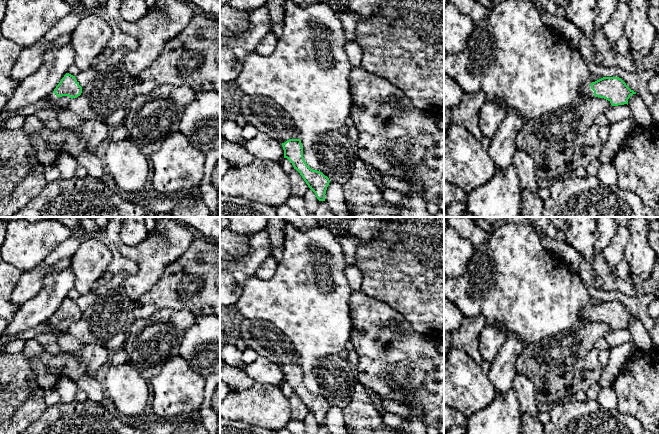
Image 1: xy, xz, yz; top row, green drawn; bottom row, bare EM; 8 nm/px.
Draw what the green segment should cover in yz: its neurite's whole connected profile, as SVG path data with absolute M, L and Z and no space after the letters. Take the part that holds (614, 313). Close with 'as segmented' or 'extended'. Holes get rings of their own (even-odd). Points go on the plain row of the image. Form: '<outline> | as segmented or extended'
M603 301L591 308L583 308L578 321L600 321L608 324L612 330L628 329L628 323L636 318L619 301Z | extended

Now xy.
M66 297L54 315L48 319L49 325L53 329L52 334L57 336L60 332L67 330L73 322L80 320L81 317L82 311L75 300Z | extended

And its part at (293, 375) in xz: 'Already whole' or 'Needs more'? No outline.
Needs more

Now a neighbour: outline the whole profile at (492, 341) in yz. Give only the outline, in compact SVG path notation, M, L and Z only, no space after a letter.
M487 324L480 333L479 347L483 359L492 363L506 343L507 333Z

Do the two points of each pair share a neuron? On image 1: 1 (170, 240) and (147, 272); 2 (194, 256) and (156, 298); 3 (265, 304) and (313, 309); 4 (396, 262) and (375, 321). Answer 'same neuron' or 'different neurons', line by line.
1: same neuron
2: same neuron
3: same neuron
4: different neurons

